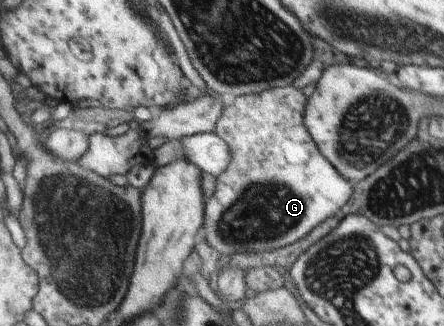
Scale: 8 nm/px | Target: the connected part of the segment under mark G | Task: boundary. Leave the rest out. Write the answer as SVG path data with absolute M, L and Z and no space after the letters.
M292 87L274 88L264 90L259 94L246 94L237 98L232 98L227 103L221 118L217 121L215 133L222 138L229 147L231 155L230 163L227 168L224 168L216 178L216 189L206 203L206 219L201 230L201 237L206 241L206 249L209 254L214 253L214 250L223 257L232 258L238 254L264 254L278 249L278 247L286 247L289 243L298 241L300 237L304 237L312 227L316 227L318 223L322 223L324 219L328 219L330 215L334 215L350 197L352 187L348 181L342 179L337 169L327 160L319 150L314 140L311 138L310 132L307 131L306 124L303 123L303 115L306 114L307 97L302 94L302 90Z

